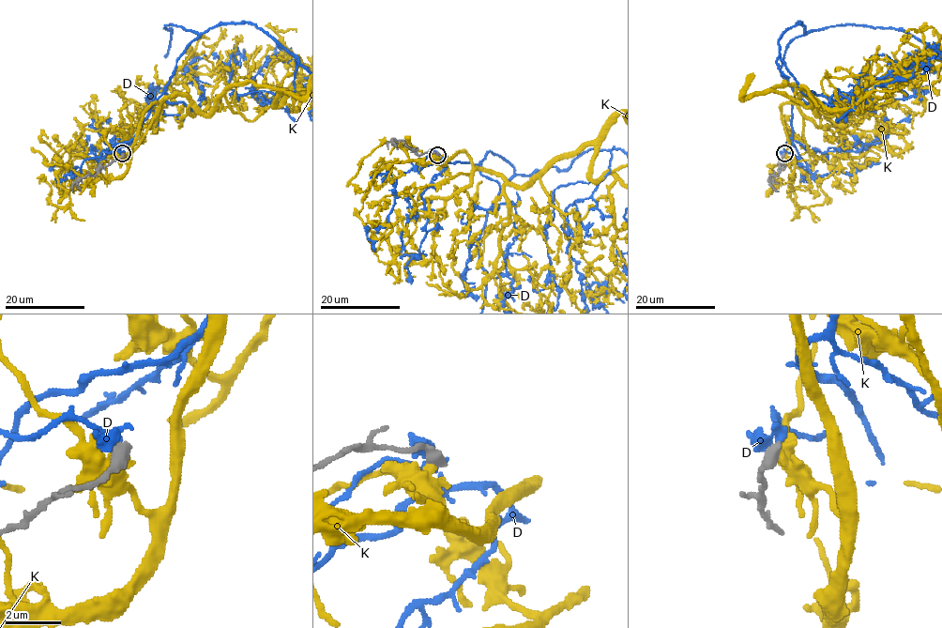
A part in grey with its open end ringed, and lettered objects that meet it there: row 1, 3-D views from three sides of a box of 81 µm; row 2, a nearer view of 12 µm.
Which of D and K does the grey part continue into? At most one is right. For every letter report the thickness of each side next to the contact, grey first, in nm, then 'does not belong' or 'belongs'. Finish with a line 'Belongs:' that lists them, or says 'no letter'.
D: 480 nm thick on the grey side, 320 nm on the other; belongs
K: 500 nm thick on the grey side, 380 nm on the other; does not belong
Belongs: D

